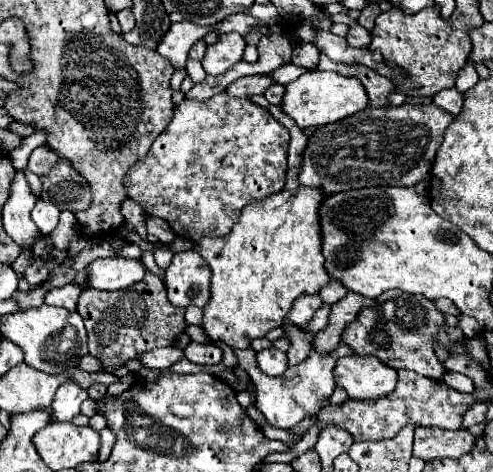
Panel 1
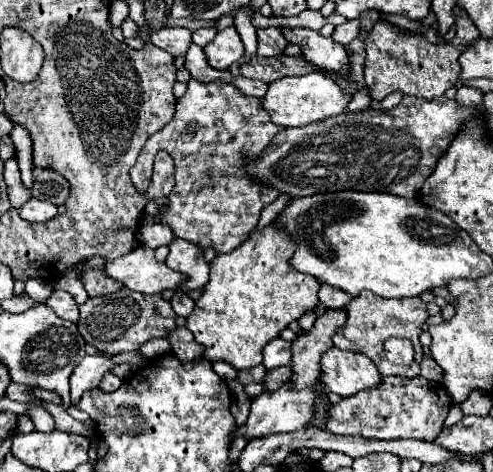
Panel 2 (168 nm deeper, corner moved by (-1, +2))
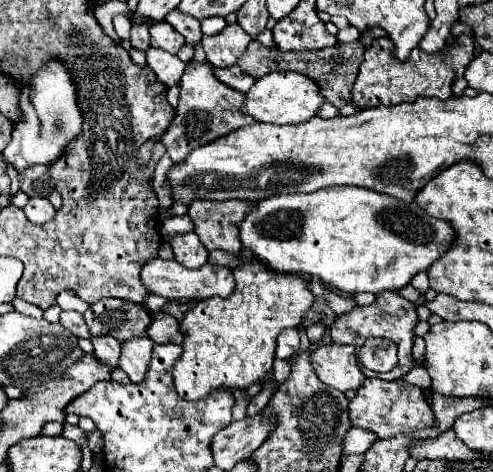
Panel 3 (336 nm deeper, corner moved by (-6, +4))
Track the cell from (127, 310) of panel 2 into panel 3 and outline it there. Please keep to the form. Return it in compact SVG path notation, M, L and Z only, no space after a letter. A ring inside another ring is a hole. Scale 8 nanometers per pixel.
M105 297L83 313L91 337L111 335L121 343L135 337L147 337L151 313L143 303L127 303L123 299Z

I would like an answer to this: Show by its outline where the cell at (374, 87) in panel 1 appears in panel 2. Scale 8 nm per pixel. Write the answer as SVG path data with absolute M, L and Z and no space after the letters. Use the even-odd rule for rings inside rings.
M282 27L284 39L298 45L306 57L306 61L320 65L326 71L336 71L346 75L346 51L342 43L336 43L332 37L324 37L318 31L304 27Z

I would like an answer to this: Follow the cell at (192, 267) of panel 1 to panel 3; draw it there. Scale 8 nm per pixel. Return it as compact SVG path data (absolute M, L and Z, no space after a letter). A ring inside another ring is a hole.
M195 233L175 235L175 237L169 237L167 241L175 253L175 261L189 269L199 269L209 259L209 251L203 247L203 243Z

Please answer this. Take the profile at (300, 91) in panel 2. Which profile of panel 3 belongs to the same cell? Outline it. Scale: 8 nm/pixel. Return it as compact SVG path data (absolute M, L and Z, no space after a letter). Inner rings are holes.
M279 71L269 73L251 87L247 93L247 101L243 105L243 113L251 115L253 119L261 123L273 123L273 125L289 125L289 123L305 123L311 117L317 117L319 107L325 103L321 95L321 87L307 79L303 73L295 71Z

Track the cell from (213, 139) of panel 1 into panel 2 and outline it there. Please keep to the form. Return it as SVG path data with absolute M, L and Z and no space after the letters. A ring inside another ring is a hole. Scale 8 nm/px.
M190 79L186 93L176 101L174 119L146 141L136 165L130 169L130 177L136 189L144 193L150 185L154 155L164 149L174 159L176 183L168 197L170 205L160 213L160 223L170 225L176 237L200 249L230 253L248 239L260 219L260 211L278 197L276 189L246 177L240 151L260 153L280 131L282 127L276 127L266 117L262 103L254 101L254 97L240 95L238 89L222 81L198 83Z

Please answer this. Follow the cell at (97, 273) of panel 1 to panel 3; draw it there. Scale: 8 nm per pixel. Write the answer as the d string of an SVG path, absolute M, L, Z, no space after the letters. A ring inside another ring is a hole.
M159 257L149 259L141 267L141 281L149 293L155 293L155 295L161 295L167 299L191 299L191 297L205 299L205 297L213 297L213 295L227 297L235 287L229 267L215 267L215 265L207 263L201 269L187 269L187 267L179 265L175 259L165 261Z

